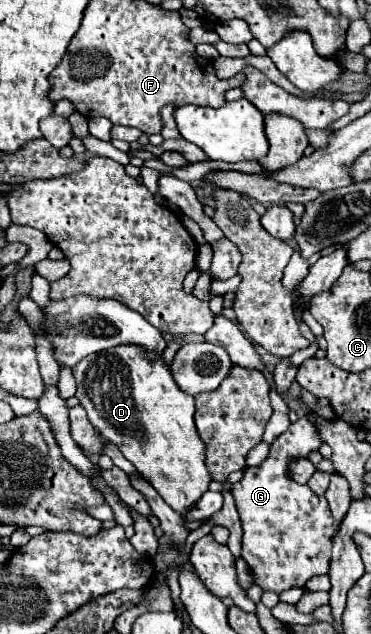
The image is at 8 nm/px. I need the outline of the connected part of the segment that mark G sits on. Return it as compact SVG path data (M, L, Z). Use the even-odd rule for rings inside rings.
M301 417L277 437L259 467L247 467L243 479L231 485L243 527L241 557L251 567L253 583L263 591L281 593L291 587L305 587L311 577L329 571L331 537L335 533L331 509L325 497L315 495L307 485L295 483L289 475L291 461L309 457L321 445L319 427L309 417Z

